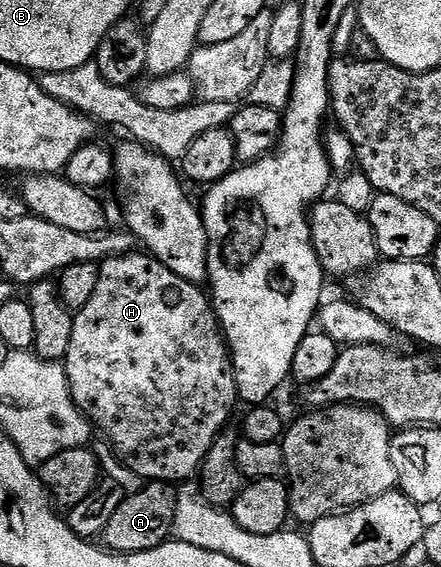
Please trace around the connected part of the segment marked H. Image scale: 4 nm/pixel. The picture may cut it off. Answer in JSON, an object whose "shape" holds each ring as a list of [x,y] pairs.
{"shape":[[[132,252],[122,254],[116,258],[105,258],[99,263],[99,280],[97,289],[93,292],[89,304],[81,308],[75,314],[73,324],[73,340],[69,340],[69,352],[65,359],[67,379],[69,380],[69,392],[73,396],[75,406],[87,417],[92,427],[97,428],[111,441],[113,449],[119,453],[119,458],[136,474],[139,480],[150,480],[155,484],[172,484],[171,482],[183,482],[200,473],[203,461],[213,444],[224,433],[227,421],[231,418],[235,406],[239,402],[239,393],[235,383],[235,366],[231,363],[231,351],[227,348],[223,332],[219,328],[219,320],[215,316],[215,308],[212,299],[206,293],[203,294],[198,285],[189,280],[181,280],[165,264],[151,257],[146,252]]]}

